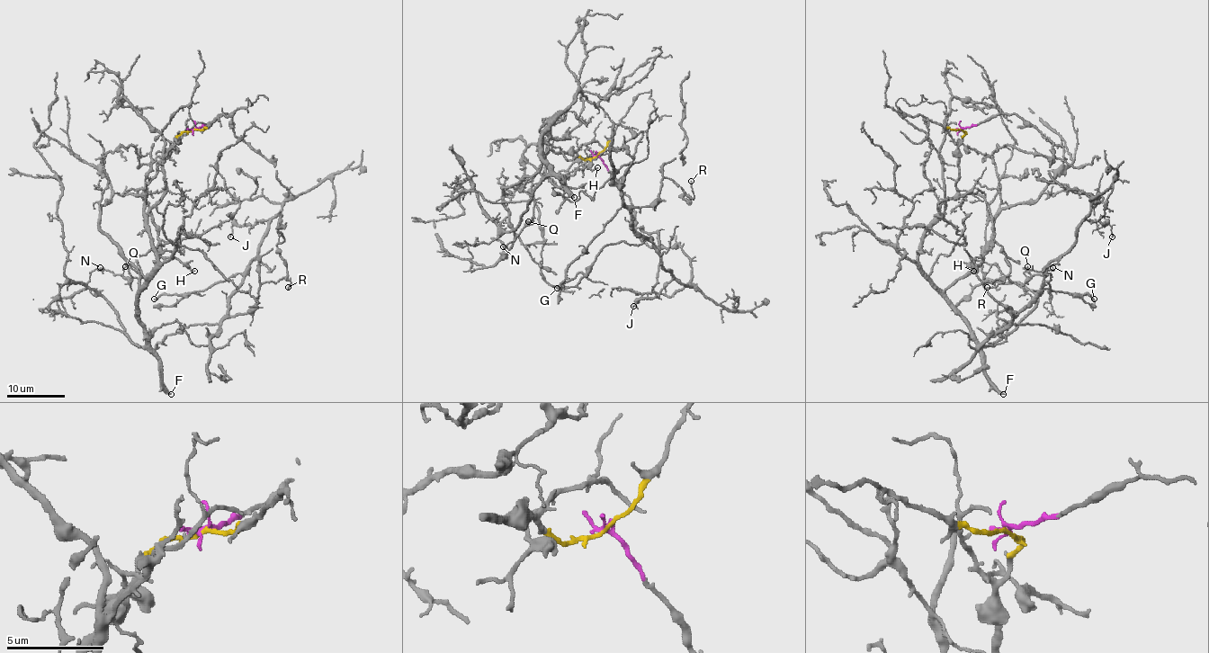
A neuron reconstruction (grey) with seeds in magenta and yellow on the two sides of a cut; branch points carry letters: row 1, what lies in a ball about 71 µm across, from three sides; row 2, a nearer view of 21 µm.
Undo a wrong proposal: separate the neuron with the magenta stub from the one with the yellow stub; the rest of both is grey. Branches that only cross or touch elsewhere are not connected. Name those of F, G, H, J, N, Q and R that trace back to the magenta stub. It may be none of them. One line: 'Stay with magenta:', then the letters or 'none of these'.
Stay with magenta: G, J, R

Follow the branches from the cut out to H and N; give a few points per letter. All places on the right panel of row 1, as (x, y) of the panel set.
H: (962, 129), (956, 187), (962, 194), (979, 194), (985, 201), (994, 239), (982, 257), (975, 258), (973, 270)
N: (962, 129), (957, 189), (926, 234), (917, 267), (943, 290), (983, 263), (994, 264), (1021, 286), (1053, 267)

